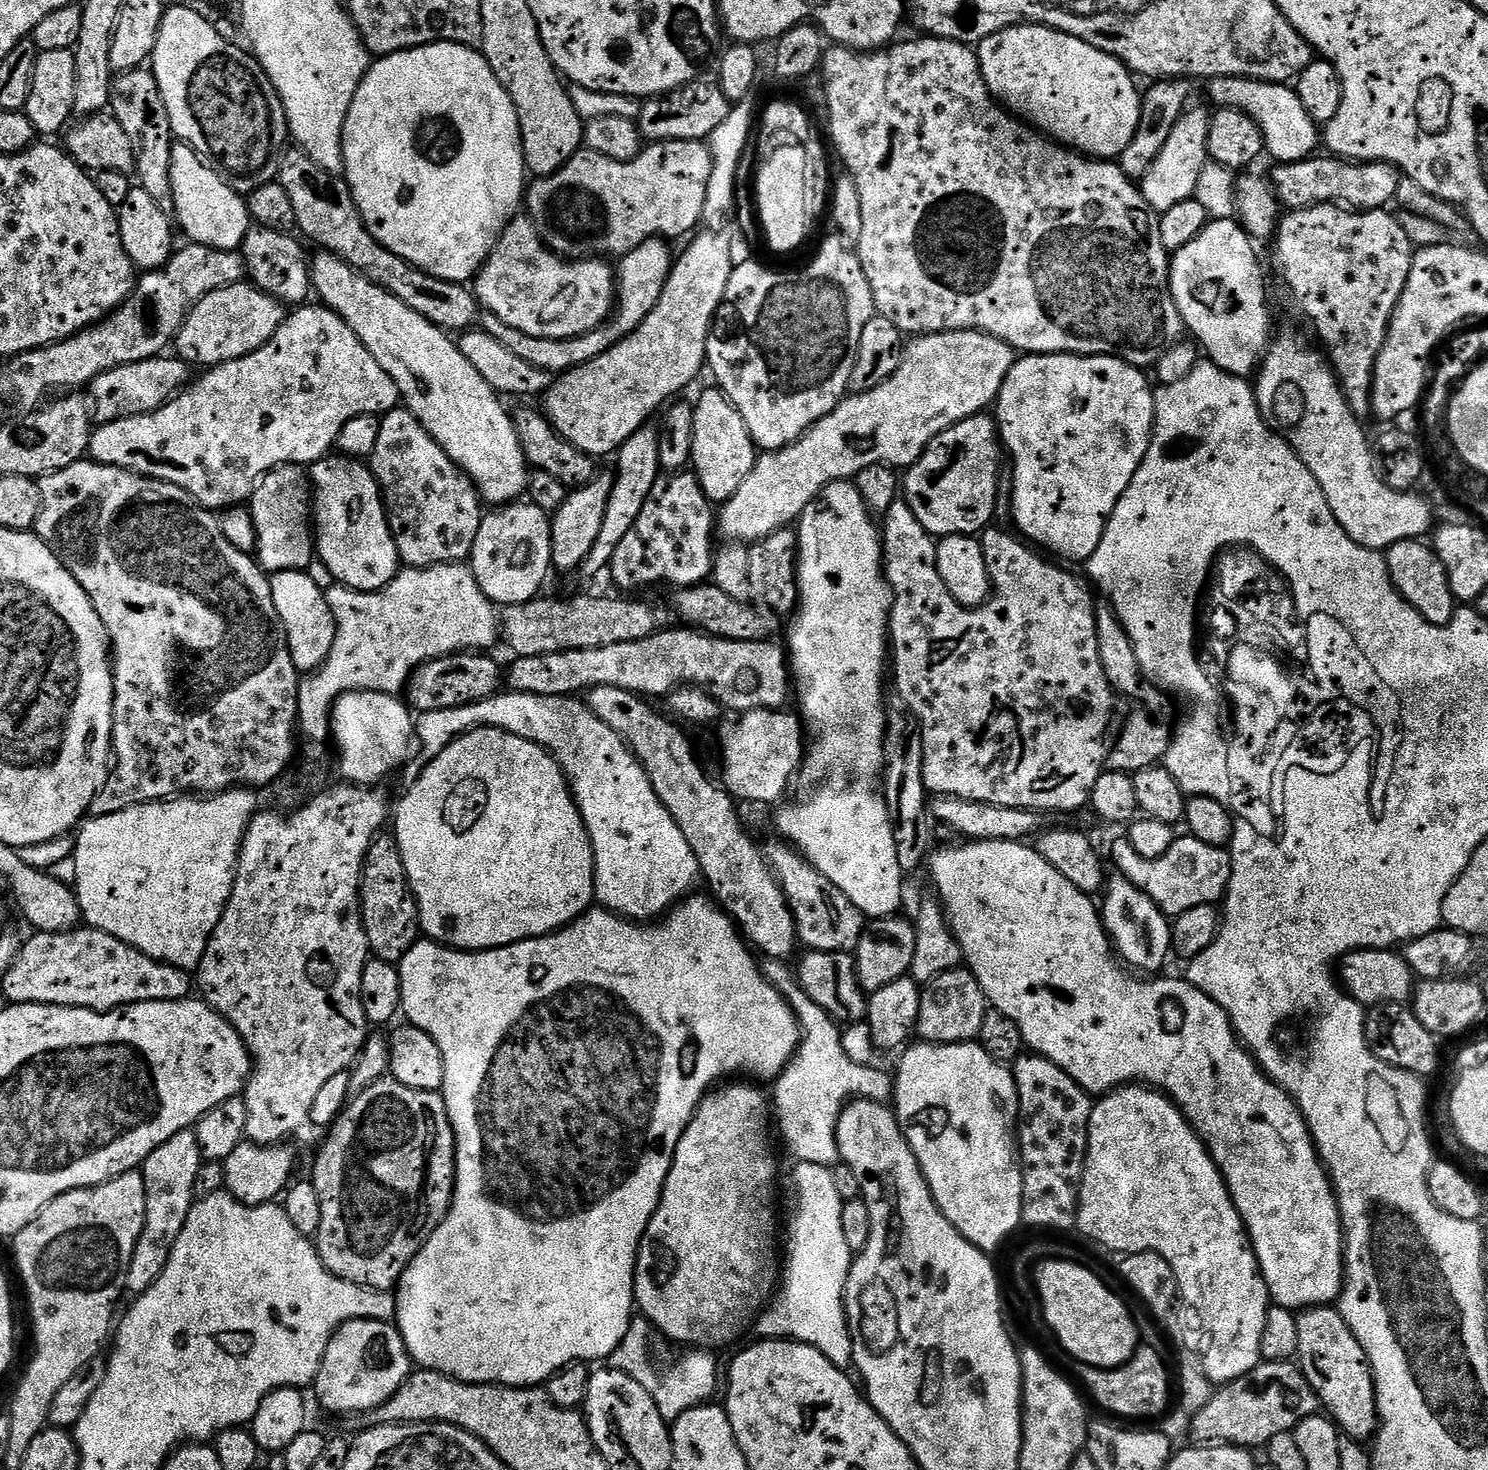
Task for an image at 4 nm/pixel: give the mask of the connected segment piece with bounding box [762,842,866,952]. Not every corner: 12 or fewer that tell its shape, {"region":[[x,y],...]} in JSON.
{"region":[[793,845],[762,851],[799,943],[852,952],[864,913]]}

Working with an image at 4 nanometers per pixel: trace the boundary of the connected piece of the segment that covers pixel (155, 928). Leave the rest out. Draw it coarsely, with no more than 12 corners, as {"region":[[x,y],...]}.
{"region":[[239,787],[133,804],[76,848],[83,923],[196,970],[258,808]]}

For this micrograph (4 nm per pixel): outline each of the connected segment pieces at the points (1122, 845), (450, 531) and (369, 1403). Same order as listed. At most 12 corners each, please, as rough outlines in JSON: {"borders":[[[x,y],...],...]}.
{"borders":[[[1181,835],[1162,858],[1112,844],[1123,879],[1169,918],[1219,905],[1232,854]],[[407,408],[370,467],[401,565],[471,557],[480,493]],[[395,1323],[336,1331],[314,1389],[328,1412],[367,1414],[413,1371]]]}

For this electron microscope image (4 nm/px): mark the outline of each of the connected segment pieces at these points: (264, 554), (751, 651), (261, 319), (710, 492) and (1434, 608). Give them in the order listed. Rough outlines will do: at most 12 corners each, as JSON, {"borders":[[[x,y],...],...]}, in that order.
{"borders":[[[298,464],[267,472],[250,513],[265,573],[314,561],[314,489]],[[688,626],[516,656],[513,692],[644,698],[703,686],[739,714],[785,707],[790,660]],[[251,282],[214,290],[174,341],[190,366],[270,342],[284,304]],[[715,386],[694,404],[691,471],[706,498],[738,494],[758,459]],[[1423,539],[1386,549],[1392,585],[1422,618],[1448,624],[1458,601]]]}

